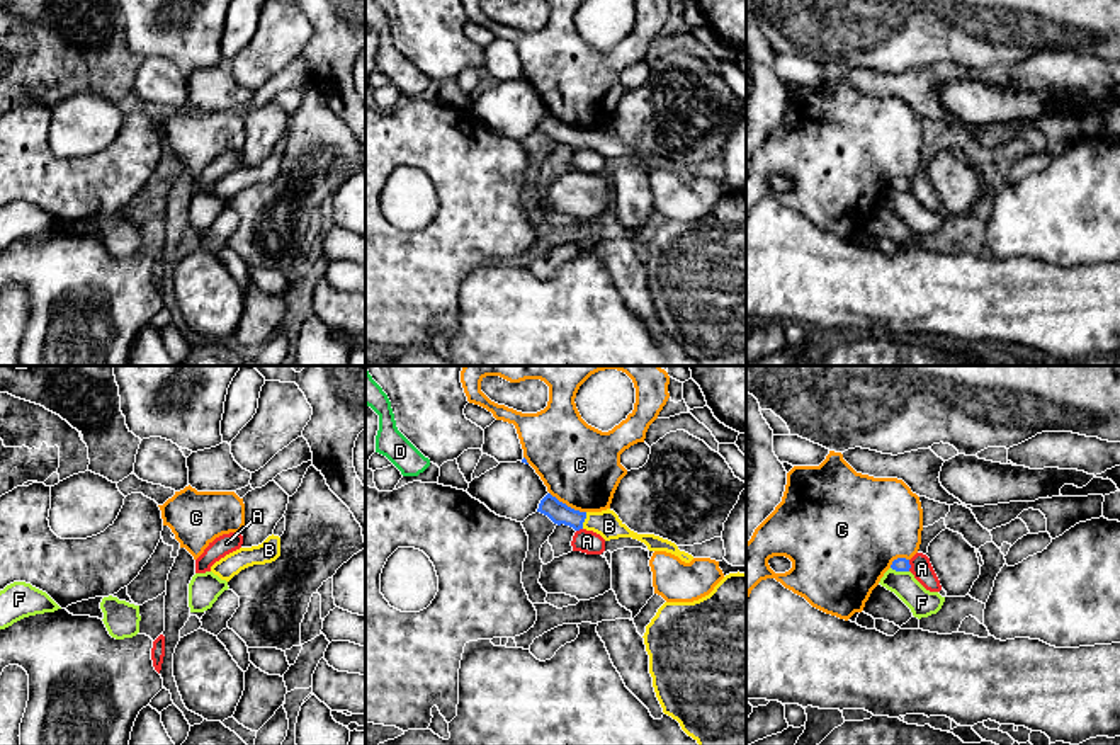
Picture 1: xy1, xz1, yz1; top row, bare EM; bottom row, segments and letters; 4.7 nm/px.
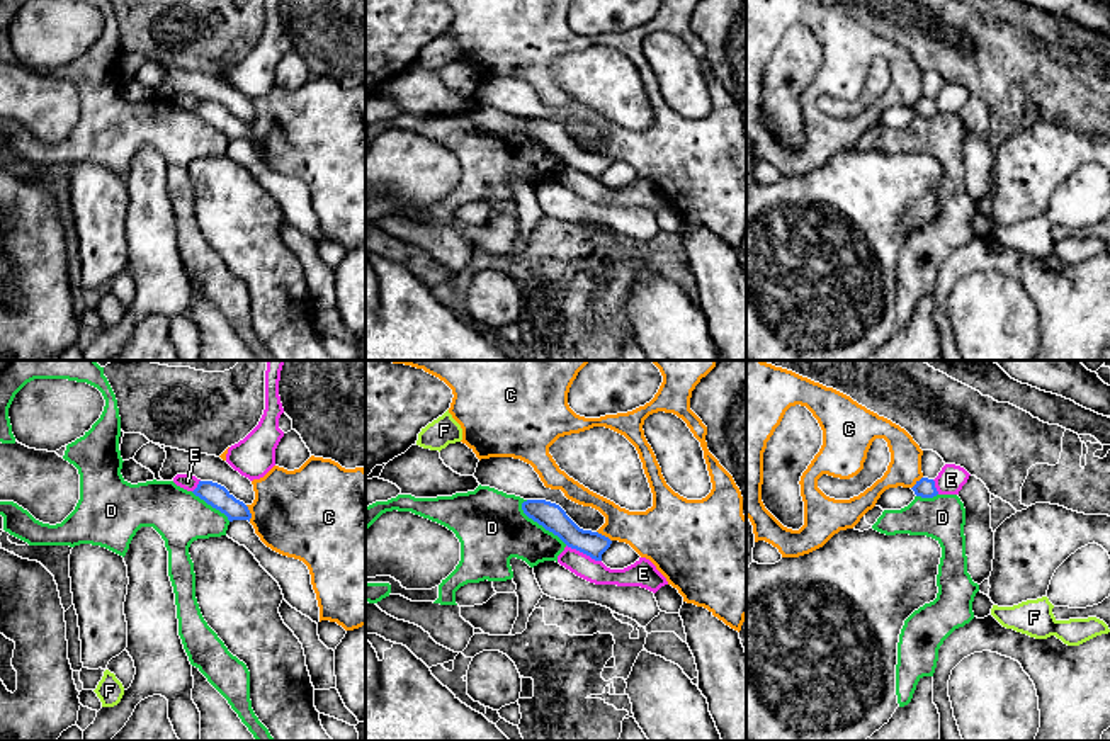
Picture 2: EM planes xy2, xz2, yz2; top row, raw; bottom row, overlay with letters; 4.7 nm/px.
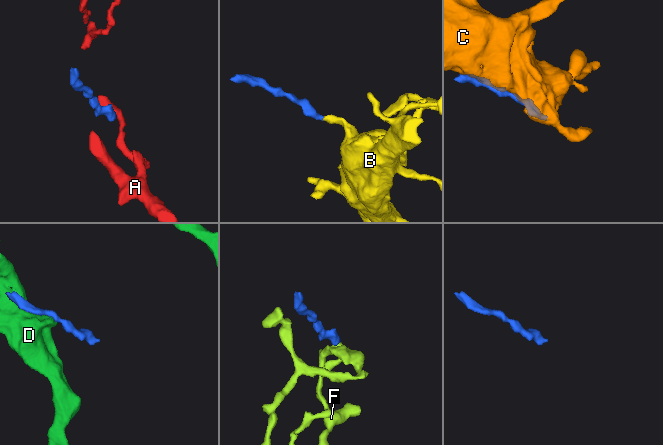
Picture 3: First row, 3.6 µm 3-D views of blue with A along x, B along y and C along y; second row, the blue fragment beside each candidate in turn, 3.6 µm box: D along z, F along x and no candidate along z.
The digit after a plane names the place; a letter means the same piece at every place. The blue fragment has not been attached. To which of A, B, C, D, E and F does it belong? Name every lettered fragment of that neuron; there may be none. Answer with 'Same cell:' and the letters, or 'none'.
Same cell: B

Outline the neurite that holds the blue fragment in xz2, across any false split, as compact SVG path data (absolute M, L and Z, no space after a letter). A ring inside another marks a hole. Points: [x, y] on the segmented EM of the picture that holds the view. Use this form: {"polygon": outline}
{"polygon": "M527 500L522 503L524 513L558 535L568 547L576 549L595 561L610 547L612 540L598 532L580 529L566 512L546 500Z"}

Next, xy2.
{"polygon": "M199 481L197 488L192 493L204 500L212 508L224 513L229 522L233 520L250 522L252 518L248 506L243 501L236 500L224 486L218 483Z"}

